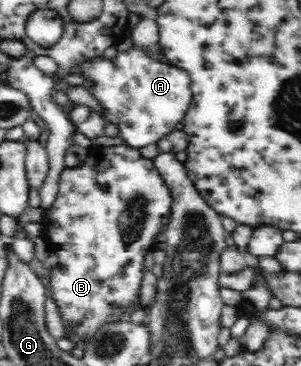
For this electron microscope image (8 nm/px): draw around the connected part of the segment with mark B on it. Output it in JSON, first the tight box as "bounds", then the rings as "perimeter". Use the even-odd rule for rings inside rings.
{"bounds":[39,143,174,346],"perimeter":[[[125,143],[106,147],[90,147],[88,158],[82,164],[61,170],[58,179],[57,199],[51,209],[47,210],[45,222],[40,227],[39,234],[52,246],[53,252],[59,257],[59,263],[51,269],[51,282],[49,283],[51,285],[51,297],[53,297],[55,305],[59,307],[57,313],[59,313],[59,317],[62,319],[64,329],[79,340],[79,346],[91,342],[96,337],[96,331],[101,329],[103,325],[128,321],[128,317],[131,314],[129,313],[129,307],[135,305],[135,301],[140,297],[145,259],[154,250],[153,243],[155,243],[155,239],[166,233],[167,225],[170,223],[174,197],[172,197],[169,186],[163,180],[163,176],[159,173],[157,167],[155,167],[154,160],[141,155],[140,150]]]}

